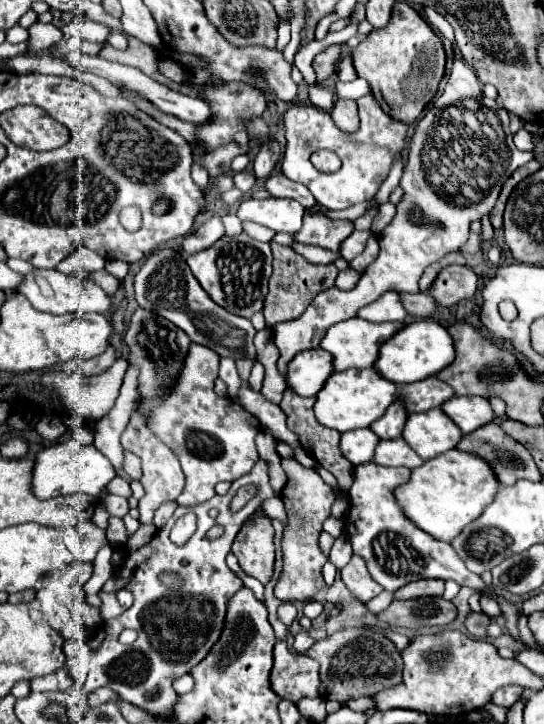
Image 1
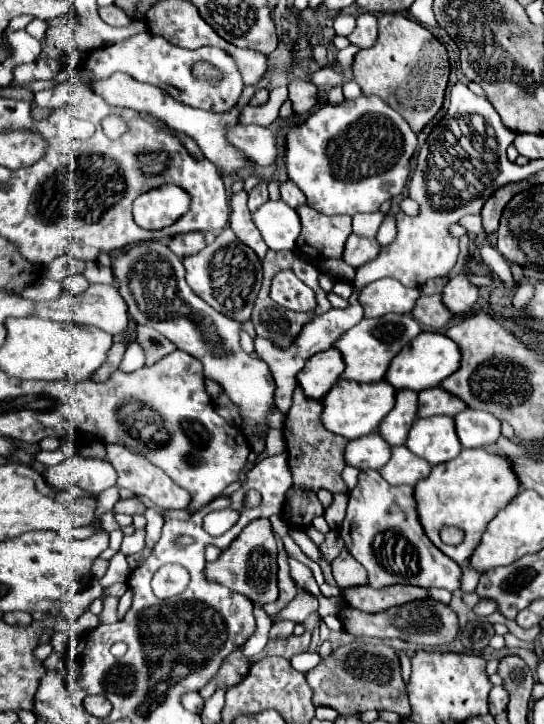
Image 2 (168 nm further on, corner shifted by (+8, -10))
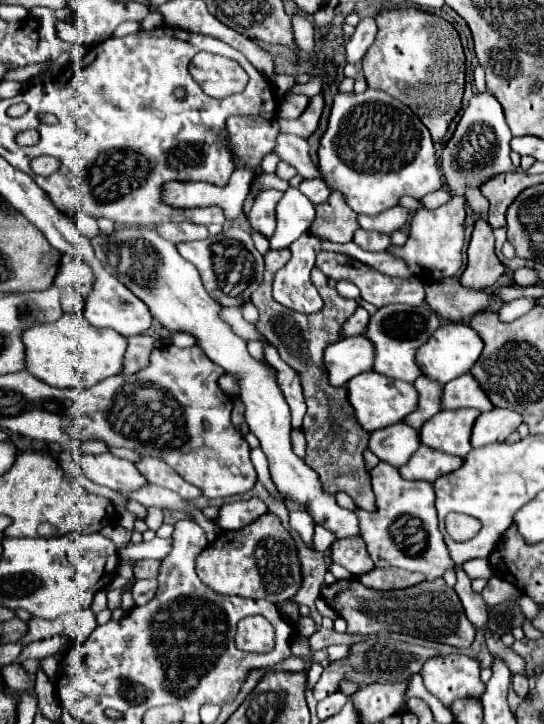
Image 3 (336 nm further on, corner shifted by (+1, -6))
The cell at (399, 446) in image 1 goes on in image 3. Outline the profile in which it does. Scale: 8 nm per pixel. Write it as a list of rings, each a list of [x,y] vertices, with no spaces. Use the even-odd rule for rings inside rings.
[[[421,445],[411,459],[399,467],[399,473],[403,479],[419,479],[419,481],[435,481],[437,477],[455,471],[463,459],[457,459],[453,455],[445,455],[443,451],[433,451],[425,445]]]

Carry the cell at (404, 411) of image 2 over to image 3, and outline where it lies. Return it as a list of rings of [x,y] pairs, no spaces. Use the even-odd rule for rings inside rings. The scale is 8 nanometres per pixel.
[[[423,375],[413,385],[419,393],[419,403],[417,403],[417,409],[411,415],[407,415],[403,421],[419,429],[427,419],[431,419],[437,411],[441,411],[441,385]]]

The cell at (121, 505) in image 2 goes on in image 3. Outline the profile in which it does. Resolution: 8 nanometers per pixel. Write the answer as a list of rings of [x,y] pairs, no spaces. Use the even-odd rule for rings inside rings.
[[[147,507],[147,517],[145,517],[145,523],[149,529],[157,531],[159,525],[163,523],[163,511],[159,507]]]

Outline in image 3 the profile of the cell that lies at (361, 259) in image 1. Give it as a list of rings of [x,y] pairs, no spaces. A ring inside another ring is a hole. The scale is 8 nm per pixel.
[[[339,281],[337,283],[337,293],[345,299],[357,299],[359,297],[359,289],[351,281]]]

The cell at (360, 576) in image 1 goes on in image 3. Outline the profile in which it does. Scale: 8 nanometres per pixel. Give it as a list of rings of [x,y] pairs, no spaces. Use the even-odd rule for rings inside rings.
[[[349,537],[349,539],[337,539],[331,547],[331,559],[333,563],[343,565],[349,569],[355,577],[365,575],[375,565],[369,559],[369,553],[365,549],[365,543],[361,537]]]

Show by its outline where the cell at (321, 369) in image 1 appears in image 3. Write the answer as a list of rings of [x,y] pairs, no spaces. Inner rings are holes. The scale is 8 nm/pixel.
[[[363,335],[339,339],[325,349],[323,361],[329,383],[333,387],[343,387],[355,375],[371,371],[373,347],[369,347],[369,341]]]

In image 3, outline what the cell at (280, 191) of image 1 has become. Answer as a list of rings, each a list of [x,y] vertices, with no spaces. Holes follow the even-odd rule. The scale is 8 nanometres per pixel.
[[[303,179],[301,185],[297,187],[311,203],[323,203],[329,197],[329,189],[325,187],[325,183],[321,179]]]

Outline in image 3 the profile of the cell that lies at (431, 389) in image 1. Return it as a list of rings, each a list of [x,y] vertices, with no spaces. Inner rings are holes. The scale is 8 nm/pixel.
[[[465,373],[453,381],[449,381],[443,387],[443,397],[441,397],[443,409],[463,409],[463,407],[473,407],[479,411],[489,411],[493,405],[489,399],[485,399],[485,393],[473,383],[473,375]]]

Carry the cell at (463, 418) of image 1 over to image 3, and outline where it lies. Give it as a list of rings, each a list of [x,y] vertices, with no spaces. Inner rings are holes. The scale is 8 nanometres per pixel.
[[[491,409],[475,419],[471,445],[485,447],[491,443],[503,443],[521,425],[521,415],[509,409]]]

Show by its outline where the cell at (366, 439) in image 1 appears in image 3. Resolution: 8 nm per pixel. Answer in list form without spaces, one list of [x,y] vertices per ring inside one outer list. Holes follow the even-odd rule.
[[[395,423],[393,427],[373,431],[369,437],[369,449],[381,461],[395,467],[407,463],[409,455],[413,455],[413,451],[417,451],[419,445],[421,445],[419,431],[405,423]]]

